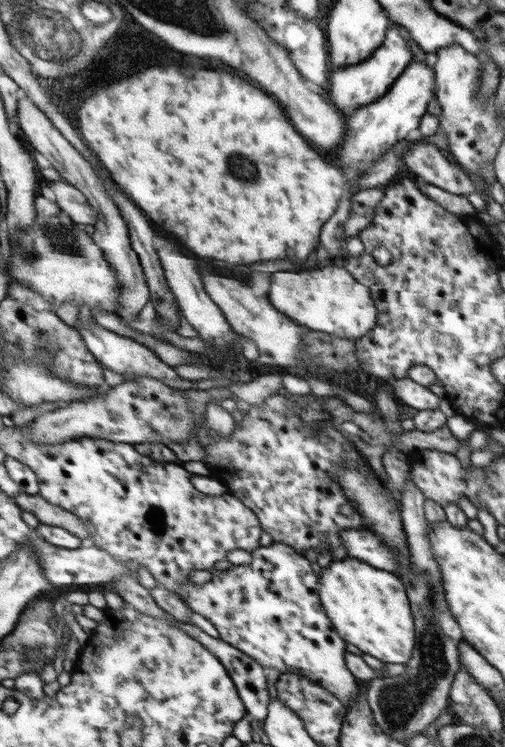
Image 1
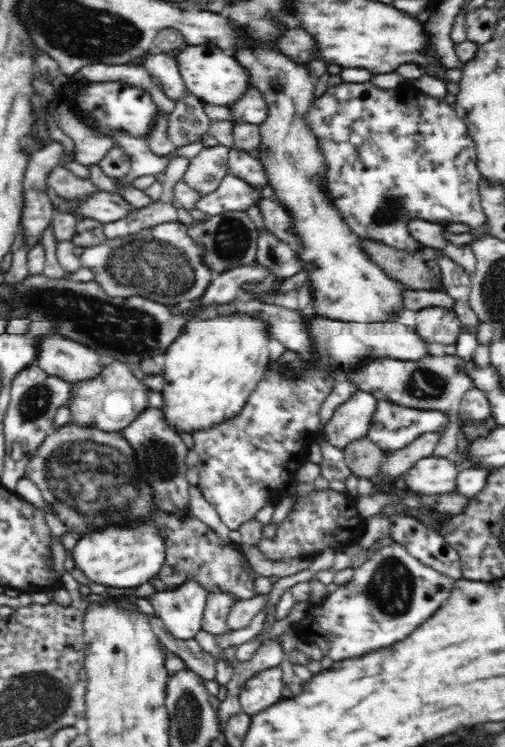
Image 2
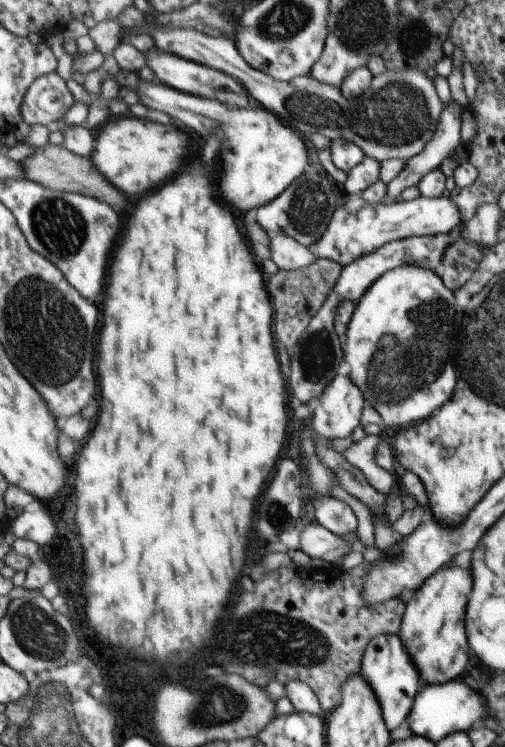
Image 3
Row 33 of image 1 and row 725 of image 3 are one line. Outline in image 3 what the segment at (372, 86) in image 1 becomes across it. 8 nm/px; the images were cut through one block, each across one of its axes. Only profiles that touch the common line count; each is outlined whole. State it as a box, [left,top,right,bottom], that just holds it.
[359,634,421,730]

